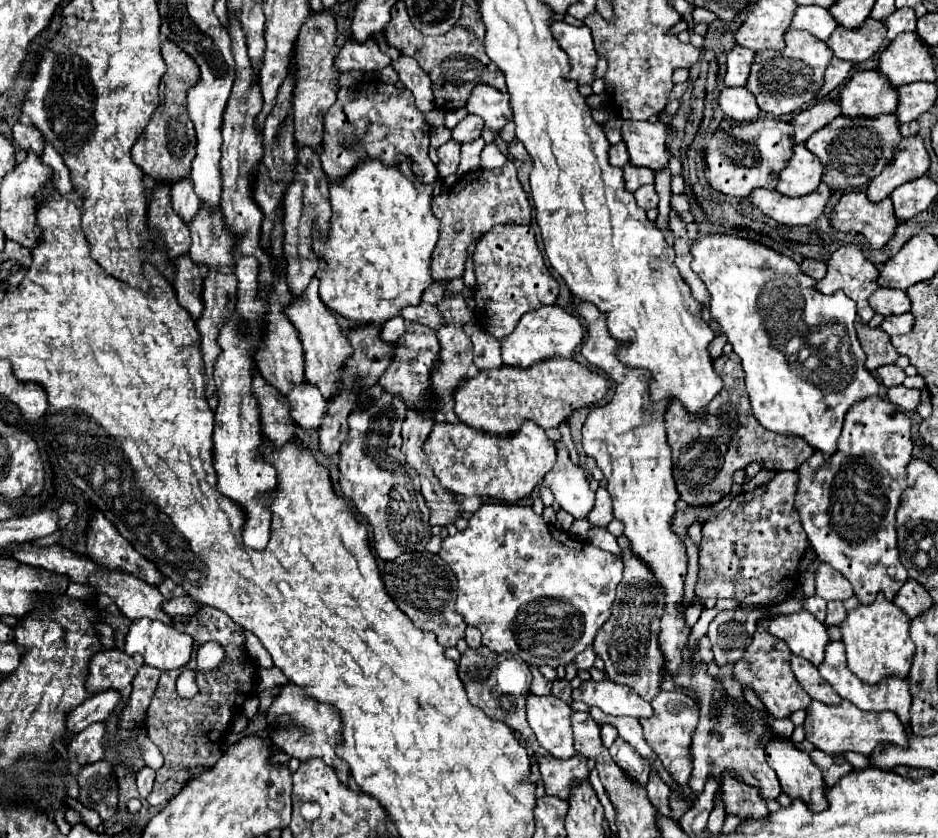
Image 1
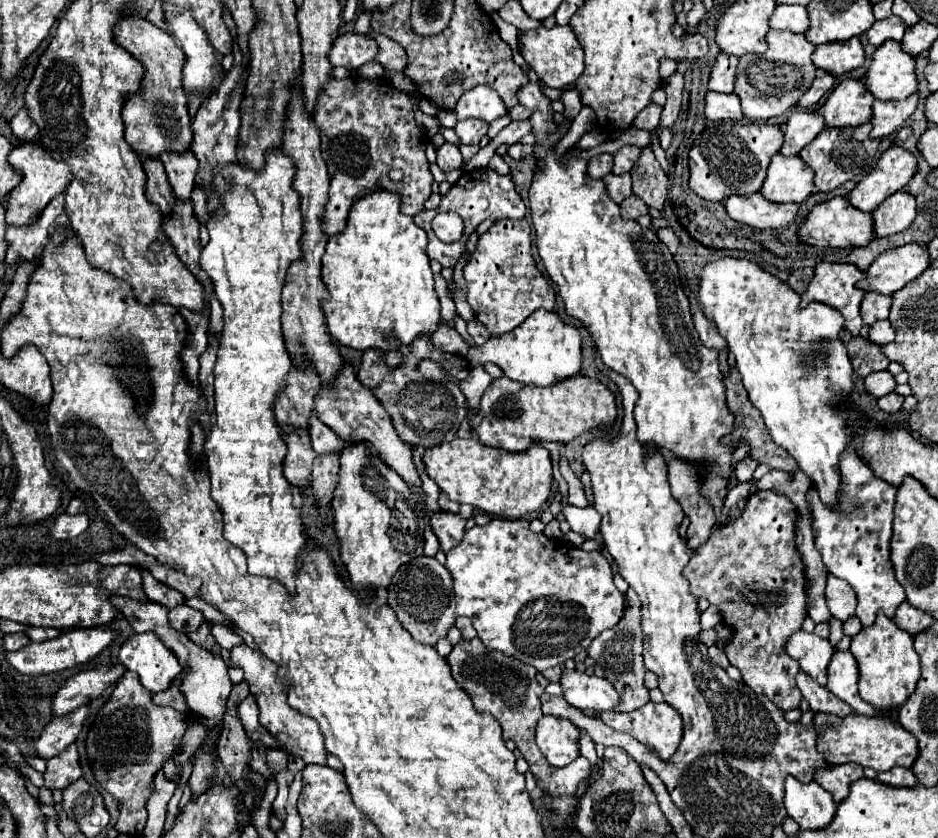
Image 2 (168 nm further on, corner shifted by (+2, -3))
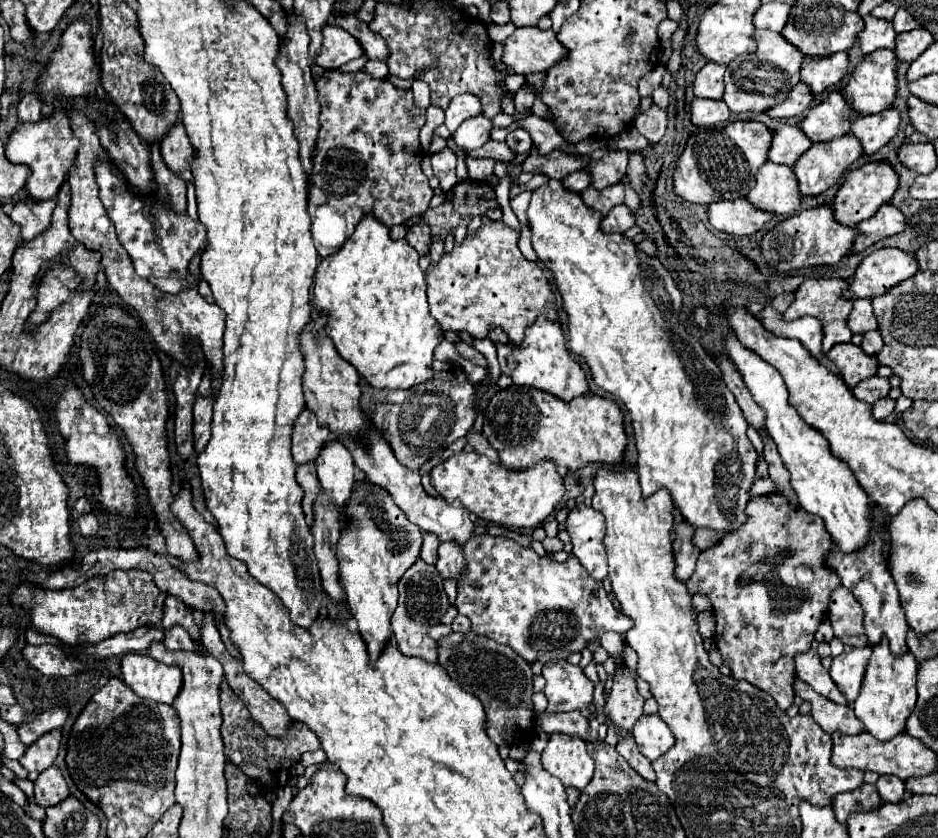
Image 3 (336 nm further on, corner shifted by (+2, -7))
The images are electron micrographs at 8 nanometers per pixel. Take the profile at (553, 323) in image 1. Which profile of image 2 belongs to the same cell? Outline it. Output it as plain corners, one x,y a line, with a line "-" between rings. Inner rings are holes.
539,309
513,331
493,335
485,345
471,347
467,353
467,361
471,367
491,361
501,367
501,371
513,381
547,387
581,373
581,337
579,331
563,323
557,313

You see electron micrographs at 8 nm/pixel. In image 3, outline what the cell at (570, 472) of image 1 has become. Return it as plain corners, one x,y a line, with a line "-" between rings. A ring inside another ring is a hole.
577,503
575,509
567,515
567,533
571,535
573,553
583,563
583,567
595,579
607,577
607,553
603,551
603,515

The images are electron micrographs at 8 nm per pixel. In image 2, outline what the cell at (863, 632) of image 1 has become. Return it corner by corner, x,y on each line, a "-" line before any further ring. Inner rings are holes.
877,615
877,621
871,627
865,627
851,639
851,653
855,655
861,671
859,695
881,715
899,709
915,691
921,677
921,663
913,649
913,637
899,631
899,627
895,627
895,623
885,615

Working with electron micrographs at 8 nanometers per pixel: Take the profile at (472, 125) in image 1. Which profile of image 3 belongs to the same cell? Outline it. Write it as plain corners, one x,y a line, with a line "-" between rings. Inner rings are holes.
485,115
471,117
463,125
459,125
459,129
453,133
453,139
465,151
473,151
473,149
483,147
489,141
491,129
493,129
491,121

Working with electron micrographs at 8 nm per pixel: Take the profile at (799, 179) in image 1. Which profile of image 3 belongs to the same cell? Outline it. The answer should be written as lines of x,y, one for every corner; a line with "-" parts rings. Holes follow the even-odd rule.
767,161
755,179
757,183
747,193
747,199
757,209
773,211
777,215
793,215
799,209
801,195
791,167

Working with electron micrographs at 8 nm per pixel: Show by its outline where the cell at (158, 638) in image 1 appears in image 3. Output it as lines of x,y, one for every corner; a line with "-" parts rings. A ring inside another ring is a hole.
123,655
121,677
137,697
171,705
181,689
181,671
175,665
165,665
149,655

